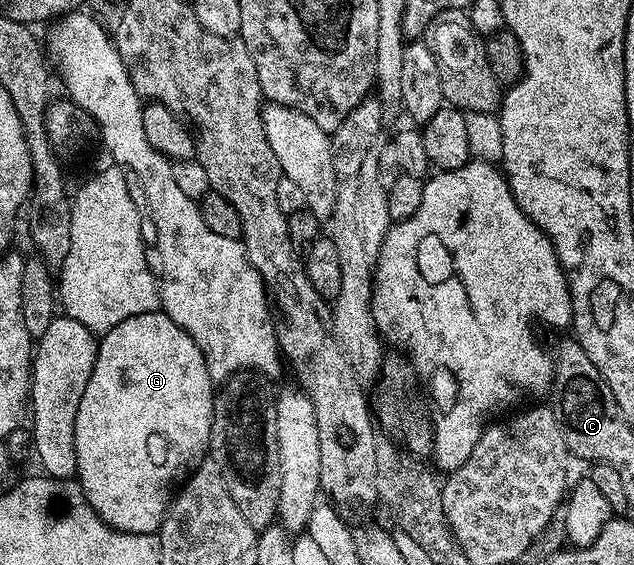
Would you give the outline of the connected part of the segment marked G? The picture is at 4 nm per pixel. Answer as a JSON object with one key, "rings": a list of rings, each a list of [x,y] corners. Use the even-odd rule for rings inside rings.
{"rings":[[[161,311],[132,315],[111,329],[101,334],[96,355],[96,367],[92,367],[92,379],[88,379],[88,387],[84,387],[84,395],[80,399],[80,411],[76,411],[76,463],[78,471],[76,480],[82,486],[82,494],[96,511],[96,515],[105,525],[119,529],[121,533],[157,533],[166,518],[172,498],[176,493],[174,481],[181,482],[201,461],[207,460],[210,452],[210,432],[212,431],[212,415],[214,414],[214,398],[216,383],[210,378],[208,367],[204,363],[204,355],[200,347],[186,334],[179,325],[172,323],[168,314]]]}

